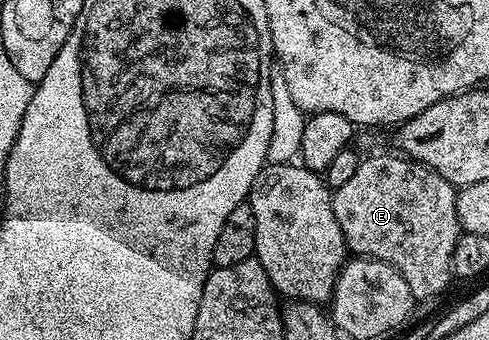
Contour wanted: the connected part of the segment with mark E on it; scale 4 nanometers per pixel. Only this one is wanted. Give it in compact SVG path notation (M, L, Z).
M393 155L394 157L366 157L360 163L360 167L356 167L356 171L348 178L348 183L344 183L344 187L333 190L332 193L332 211L336 215L336 223L340 223L340 231L346 240L346 248L351 254L359 257L373 257L376 261L388 263L395 269L404 279L404 283L408 283L410 294L414 296L415 302L424 299L441 298L441 293L449 287L452 282L452 253L456 251L456 243L458 238L462 236L464 230L458 221L456 213L456 199L458 194L455 186L450 185L436 171L432 171L428 166L422 165L418 161L409 160L401 155Z

